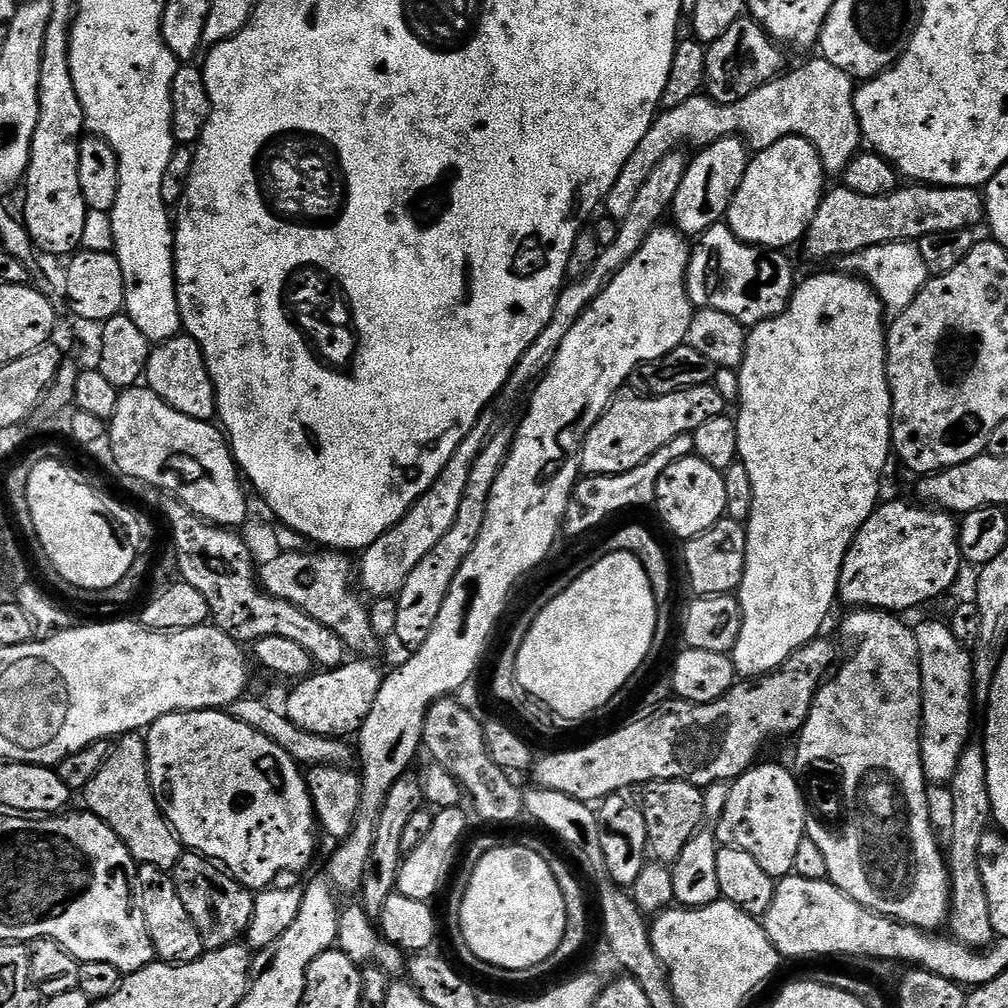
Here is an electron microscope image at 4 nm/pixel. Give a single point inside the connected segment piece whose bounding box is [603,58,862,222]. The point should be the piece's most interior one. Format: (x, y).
(816, 102)

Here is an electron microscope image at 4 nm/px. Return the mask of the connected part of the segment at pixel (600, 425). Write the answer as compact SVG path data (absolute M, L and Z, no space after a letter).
M715 383L665 396L624 395L613 399L598 422L594 422L590 434L586 434L584 449L580 452L580 471L584 476L613 476L634 470L634 466L646 462L650 454L662 450L666 442L687 432L692 433L709 418L718 418L726 412L726 401L722 394L718 394Z

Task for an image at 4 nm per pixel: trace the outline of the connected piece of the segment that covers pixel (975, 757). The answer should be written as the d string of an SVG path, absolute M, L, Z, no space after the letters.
M972 742L964 749L950 787L954 794L954 826L946 836L946 859L948 883L952 886L952 899L946 928L952 939L957 940L959 944L983 950L989 948L997 939L990 918L990 902L986 898L986 886L982 882L980 869L982 838L989 832L990 825L993 823L983 743Z

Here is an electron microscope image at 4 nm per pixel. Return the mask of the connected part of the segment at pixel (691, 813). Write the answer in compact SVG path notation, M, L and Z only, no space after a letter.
M655 780L643 789L642 809L646 820L648 851L653 861L669 866L705 827L704 792L685 780Z

